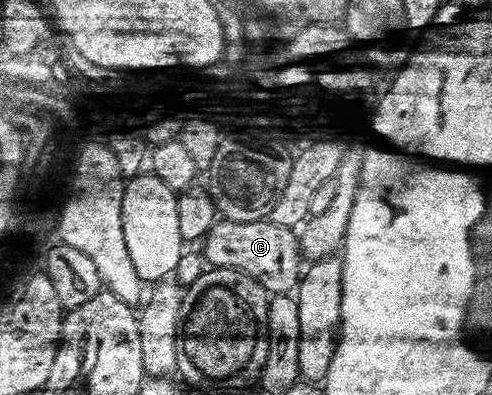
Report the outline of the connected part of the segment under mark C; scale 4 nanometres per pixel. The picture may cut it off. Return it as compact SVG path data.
M269 219L260 221L219 220L204 239L205 264L215 269L235 269L247 273L265 287L267 293L277 295L297 290L304 272L304 261L298 248L298 233L280 227Z

